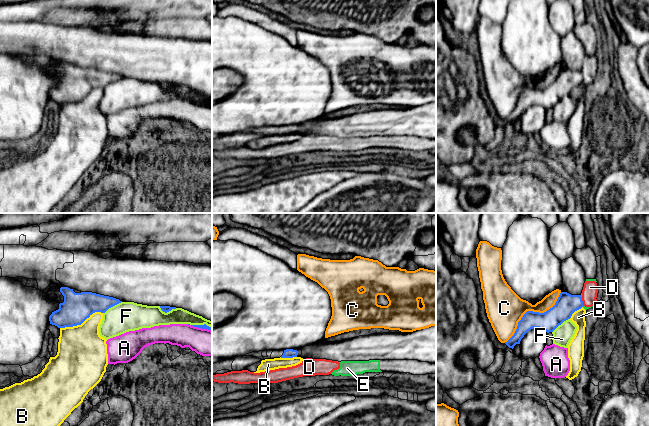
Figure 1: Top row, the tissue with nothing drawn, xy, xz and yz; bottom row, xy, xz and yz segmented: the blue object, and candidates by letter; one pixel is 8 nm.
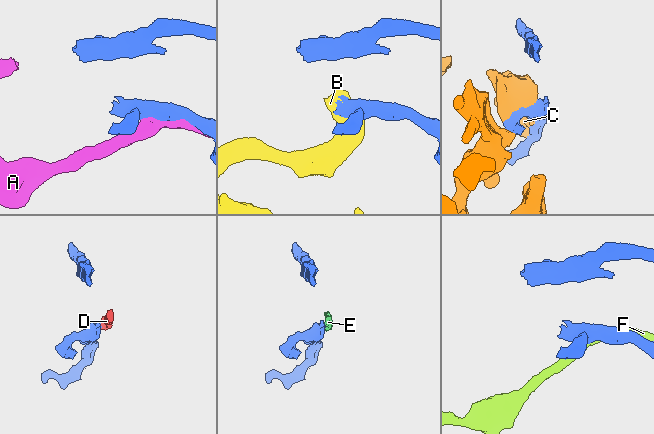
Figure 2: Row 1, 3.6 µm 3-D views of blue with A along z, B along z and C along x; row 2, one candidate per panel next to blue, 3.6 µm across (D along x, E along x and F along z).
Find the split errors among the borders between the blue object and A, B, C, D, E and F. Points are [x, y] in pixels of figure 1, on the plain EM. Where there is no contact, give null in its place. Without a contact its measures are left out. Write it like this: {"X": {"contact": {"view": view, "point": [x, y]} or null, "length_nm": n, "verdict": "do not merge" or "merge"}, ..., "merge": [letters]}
{"A": {"contact": {"view": "xy", "point": [199, 103]}, "length_nm": 200, "verdict": "do not merge"}, "B": {"contact": {"view": "xy", "point": [81, 99]}, "length_nm": 360, "verdict": "do not merge"}, "C": {"contact": {"view": "yz", "point": [530, 87]}, "length_nm": 600, "verdict": "do not merge"}, "D": {"contact": {"view": "yz", "point": [582, 77]}, "length_nm": 70, "verdict": "do not merge"}, "E": {"contact": {"view": "yz", "point": [580, 72]}, "length_nm": 30, "verdict": "do not merge"}, "F": {"contact": {"view": "xy", "point": [112, 82]}, "length_nm": 180, "verdict": "do not merge"}, "merge": []}

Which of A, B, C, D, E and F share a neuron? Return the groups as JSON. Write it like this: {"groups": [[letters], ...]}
{"groups": [["A"], ["B", "D", "E", "F"], ["C"]]}

